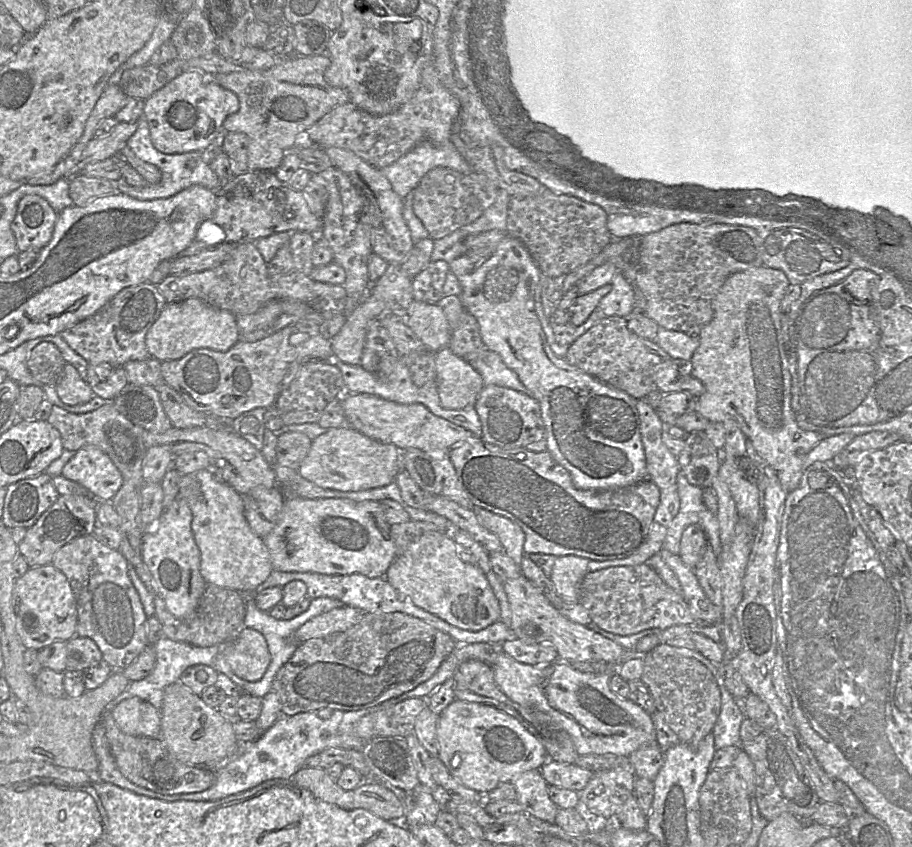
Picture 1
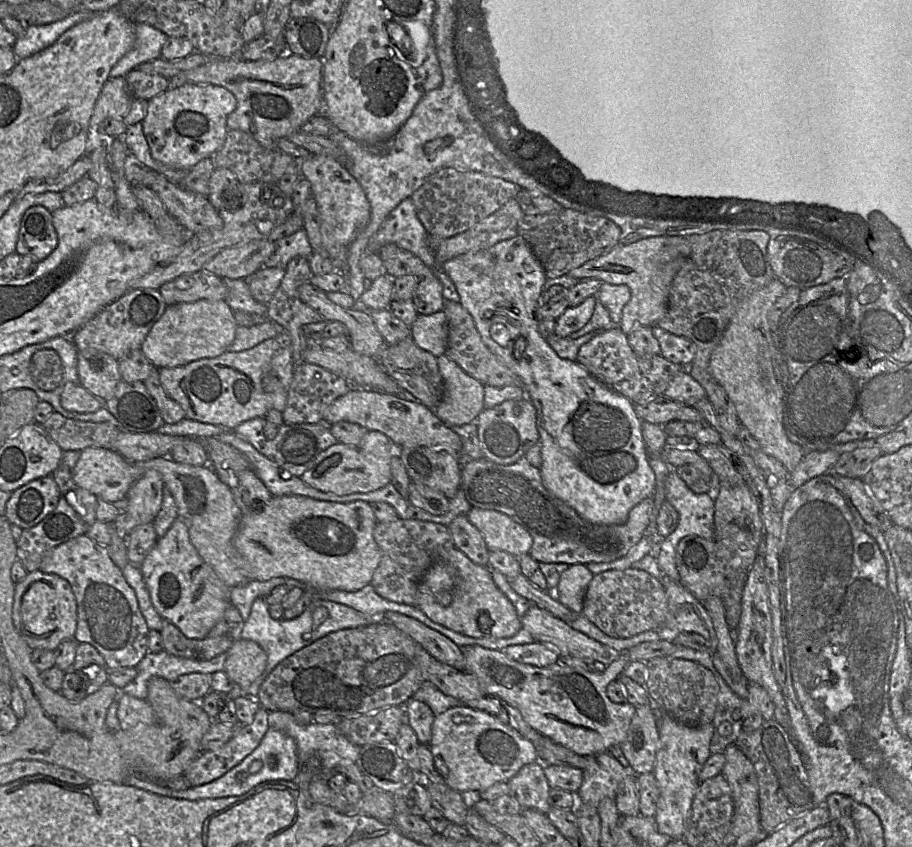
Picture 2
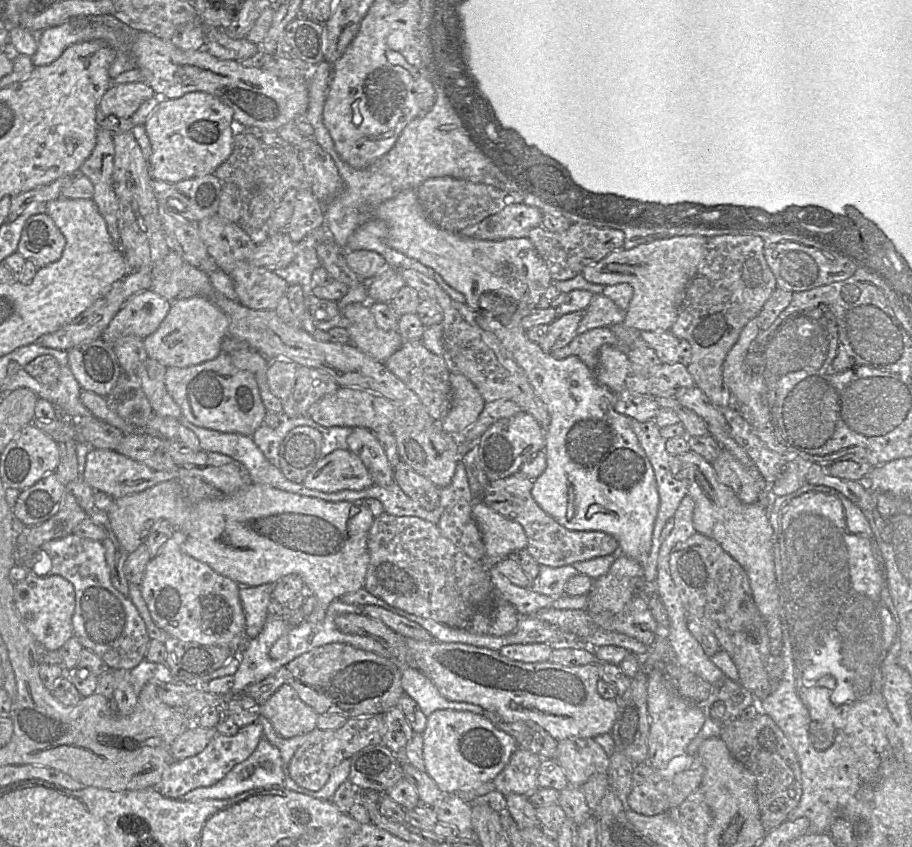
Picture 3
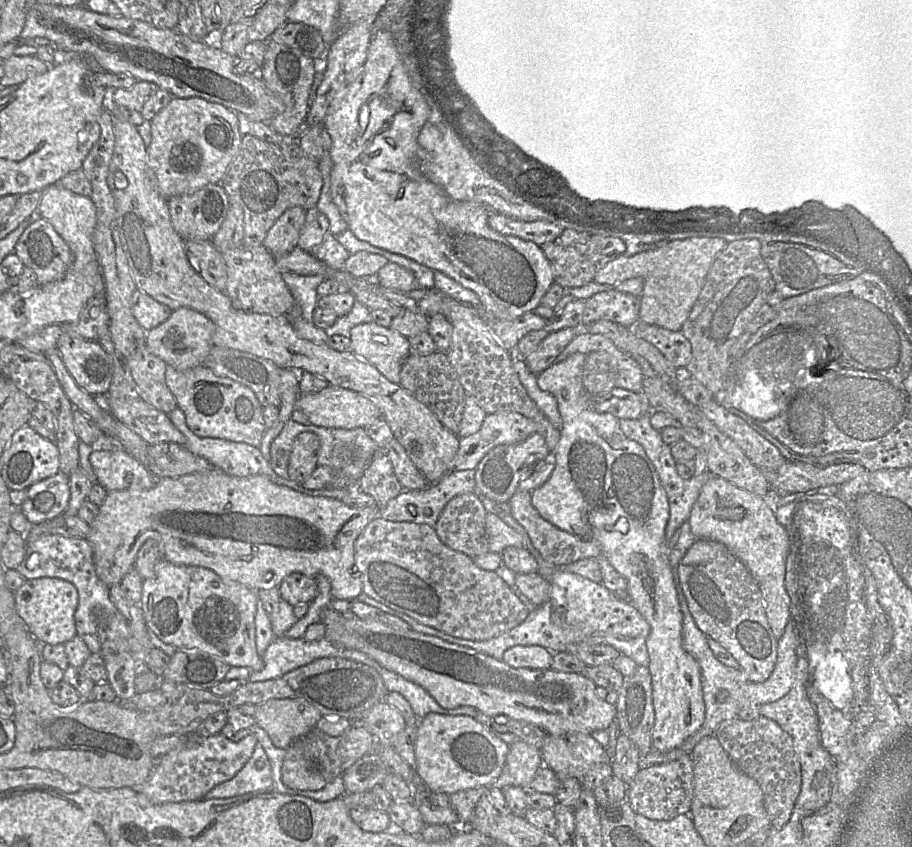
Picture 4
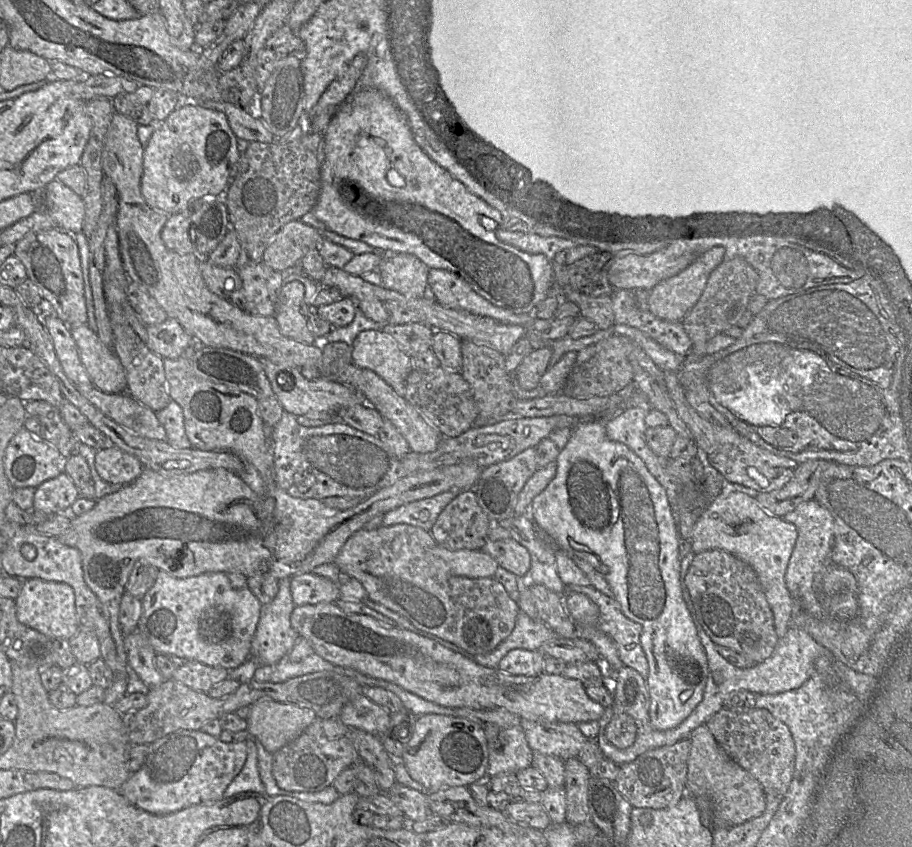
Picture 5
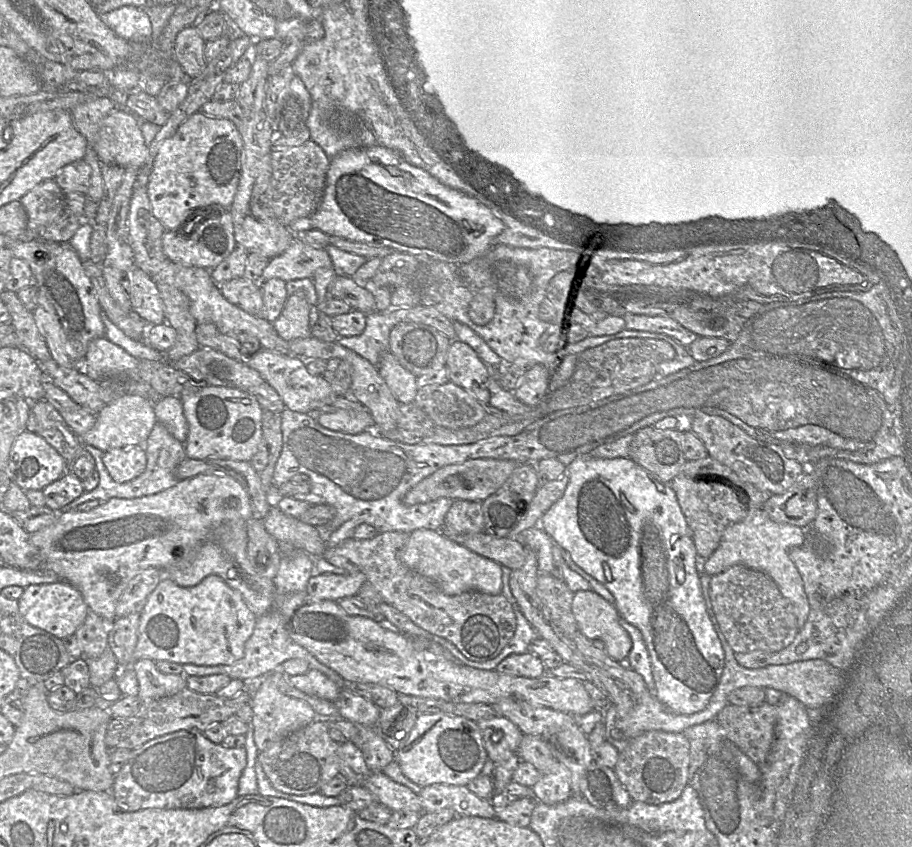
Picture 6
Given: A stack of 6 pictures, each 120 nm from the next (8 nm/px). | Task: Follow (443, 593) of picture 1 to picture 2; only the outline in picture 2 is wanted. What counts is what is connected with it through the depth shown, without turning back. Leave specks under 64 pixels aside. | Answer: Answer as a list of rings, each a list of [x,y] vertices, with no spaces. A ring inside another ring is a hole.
[[[456,547],[449,552],[449,564],[455,568],[455,585],[451,595],[452,602],[449,606],[439,604],[433,593],[420,594],[419,588],[425,577],[423,576],[418,586],[418,608],[433,622],[438,623],[454,632],[472,638],[509,638],[514,636],[521,628],[521,617],[509,599],[498,589],[491,576],[491,568],[474,564],[465,554]]]

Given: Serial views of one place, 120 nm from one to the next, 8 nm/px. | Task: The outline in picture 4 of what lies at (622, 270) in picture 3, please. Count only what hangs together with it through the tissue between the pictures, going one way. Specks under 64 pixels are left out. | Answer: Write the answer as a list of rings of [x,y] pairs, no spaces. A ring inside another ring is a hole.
[[[689,238],[674,240],[634,256],[621,255],[598,271],[593,282],[613,287],[631,278],[642,278],[644,287],[640,296],[639,321],[679,331],[703,287],[711,264],[726,244],[717,238]]]

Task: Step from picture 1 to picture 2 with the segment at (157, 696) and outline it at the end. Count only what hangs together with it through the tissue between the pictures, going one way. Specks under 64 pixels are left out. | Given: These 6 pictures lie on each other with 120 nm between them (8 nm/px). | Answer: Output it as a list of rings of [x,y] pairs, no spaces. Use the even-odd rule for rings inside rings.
[[[165,649],[154,653],[149,651],[136,666],[137,675],[130,683],[120,690],[140,700],[146,700],[148,682],[152,677],[161,677],[167,681],[174,681],[181,675],[199,672],[213,674],[223,671],[226,653],[222,653],[211,660],[196,661],[175,656]]]

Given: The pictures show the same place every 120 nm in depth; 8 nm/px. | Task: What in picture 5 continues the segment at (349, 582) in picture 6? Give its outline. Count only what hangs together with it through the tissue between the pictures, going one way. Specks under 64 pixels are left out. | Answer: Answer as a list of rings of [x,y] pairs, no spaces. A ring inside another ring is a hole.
[[[314,572],[292,576],[290,586],[295,605],[336,603],[340,598],[339,584]]]

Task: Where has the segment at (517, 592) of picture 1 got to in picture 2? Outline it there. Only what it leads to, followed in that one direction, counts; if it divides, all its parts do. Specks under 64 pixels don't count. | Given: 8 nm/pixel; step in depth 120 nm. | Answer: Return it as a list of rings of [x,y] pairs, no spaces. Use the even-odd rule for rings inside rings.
[[[533,604],[521,617],[521,625],[536,642],[553,647],[559,656],[596,659],[607,666],[615,655],[607,646]]]

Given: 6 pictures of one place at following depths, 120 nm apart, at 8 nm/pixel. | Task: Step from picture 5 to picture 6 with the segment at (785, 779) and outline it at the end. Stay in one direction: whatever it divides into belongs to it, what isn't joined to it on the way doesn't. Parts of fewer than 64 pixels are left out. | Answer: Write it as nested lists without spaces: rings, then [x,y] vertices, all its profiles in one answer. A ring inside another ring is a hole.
[[[766,702],[754,706],[727,704],[715,720],[756,765],[766,762],[775,738],[775,706]]]

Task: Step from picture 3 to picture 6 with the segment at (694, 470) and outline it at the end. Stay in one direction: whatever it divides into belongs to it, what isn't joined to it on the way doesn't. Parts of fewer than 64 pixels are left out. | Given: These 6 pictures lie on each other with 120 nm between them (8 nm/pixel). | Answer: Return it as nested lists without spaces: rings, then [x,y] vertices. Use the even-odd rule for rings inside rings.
[[[763,509],[752,511],[745,519],[728,526],[717,549],[705,560],[705,573],[715,575],[734,565],[743,565],[770,577],[781,594],[795,608],[798,630],[804,625],[810,605],[804,591],[803,581],[795,564],[788,556],[791,547],[802,545],[805,529],[773,521]]]

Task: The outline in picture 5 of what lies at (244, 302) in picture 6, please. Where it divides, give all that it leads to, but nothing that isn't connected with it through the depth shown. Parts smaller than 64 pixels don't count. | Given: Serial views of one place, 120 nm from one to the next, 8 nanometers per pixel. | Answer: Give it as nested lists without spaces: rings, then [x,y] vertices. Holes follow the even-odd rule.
[[[201,259],[200,270],[207,288],[220,298],[229,300],[242,286],[236,268],[220,267],[208,259]]]

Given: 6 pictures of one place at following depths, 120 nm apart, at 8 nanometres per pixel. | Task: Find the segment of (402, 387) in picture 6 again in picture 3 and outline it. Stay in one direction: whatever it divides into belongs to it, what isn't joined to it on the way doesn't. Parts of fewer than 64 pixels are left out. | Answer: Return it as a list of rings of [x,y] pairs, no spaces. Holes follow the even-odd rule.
[[[368,303],[348,304],[343,316],[351,343],[384,364],[404,342],[398,331],[386,331],[377,326]]]

